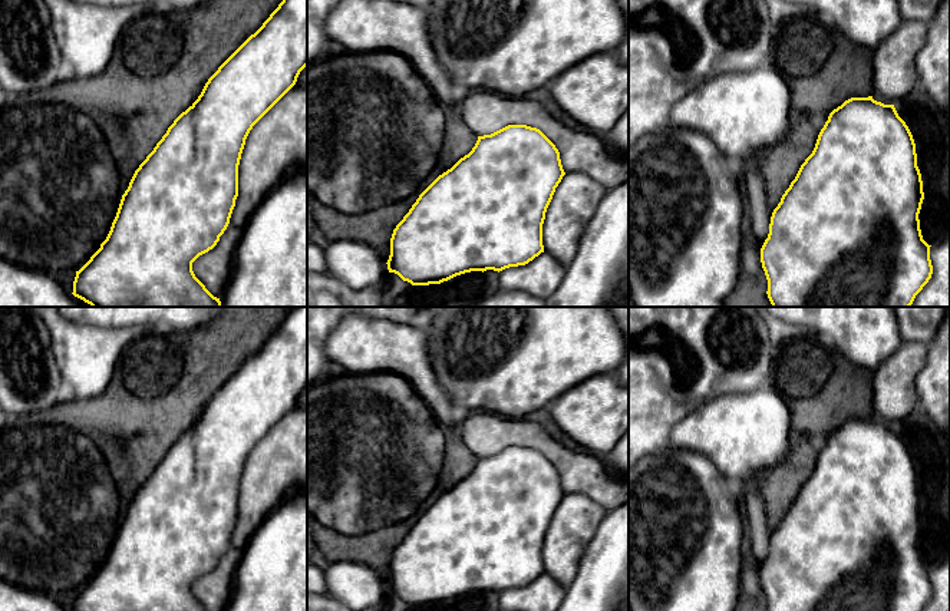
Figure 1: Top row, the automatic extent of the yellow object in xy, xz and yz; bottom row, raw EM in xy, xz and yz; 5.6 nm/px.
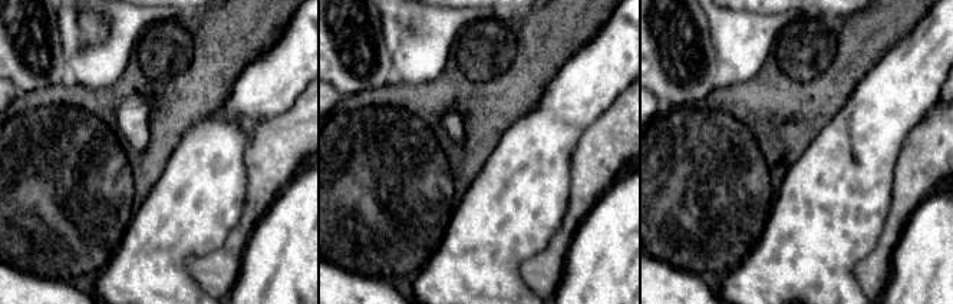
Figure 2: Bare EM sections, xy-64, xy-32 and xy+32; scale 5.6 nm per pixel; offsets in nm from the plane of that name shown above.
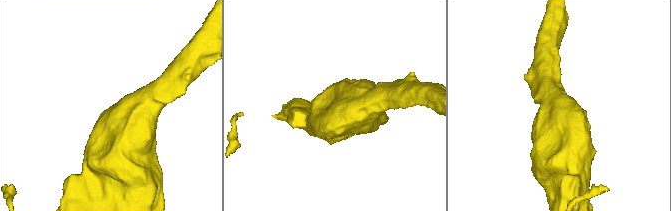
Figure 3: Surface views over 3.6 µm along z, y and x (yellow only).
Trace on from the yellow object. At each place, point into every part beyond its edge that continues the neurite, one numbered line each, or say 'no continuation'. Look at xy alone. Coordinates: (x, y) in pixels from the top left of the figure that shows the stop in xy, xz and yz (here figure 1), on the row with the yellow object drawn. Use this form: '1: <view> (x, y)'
no continuation

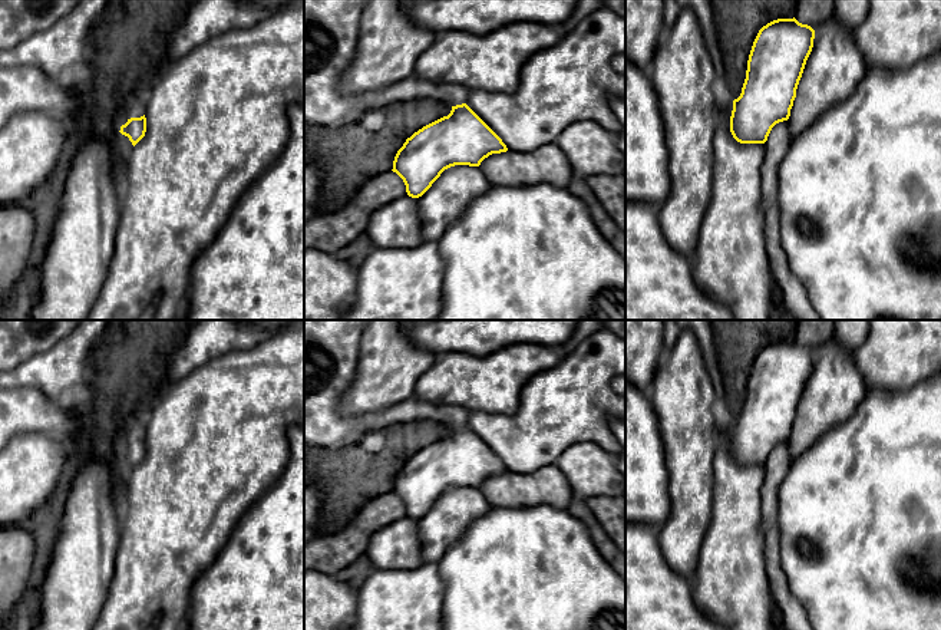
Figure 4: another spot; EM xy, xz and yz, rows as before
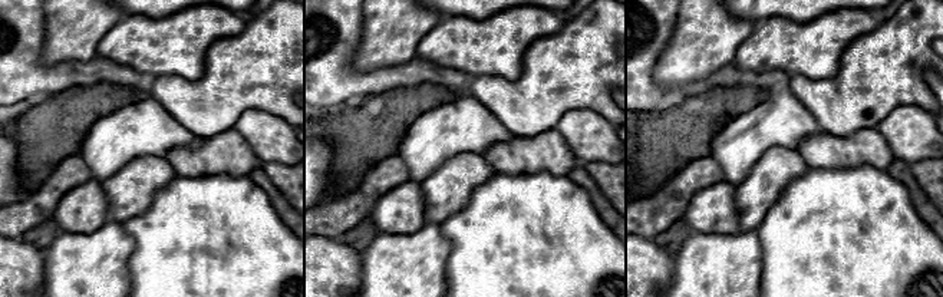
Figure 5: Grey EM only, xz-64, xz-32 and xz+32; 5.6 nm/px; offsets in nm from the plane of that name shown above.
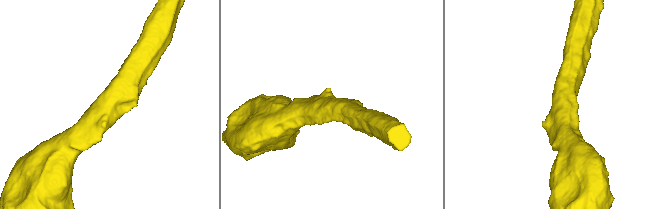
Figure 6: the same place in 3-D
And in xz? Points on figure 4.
1: xz (332, 27)

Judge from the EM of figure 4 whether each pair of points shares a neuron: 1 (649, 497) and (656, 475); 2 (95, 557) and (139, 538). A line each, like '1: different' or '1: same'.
1: same
2: different

